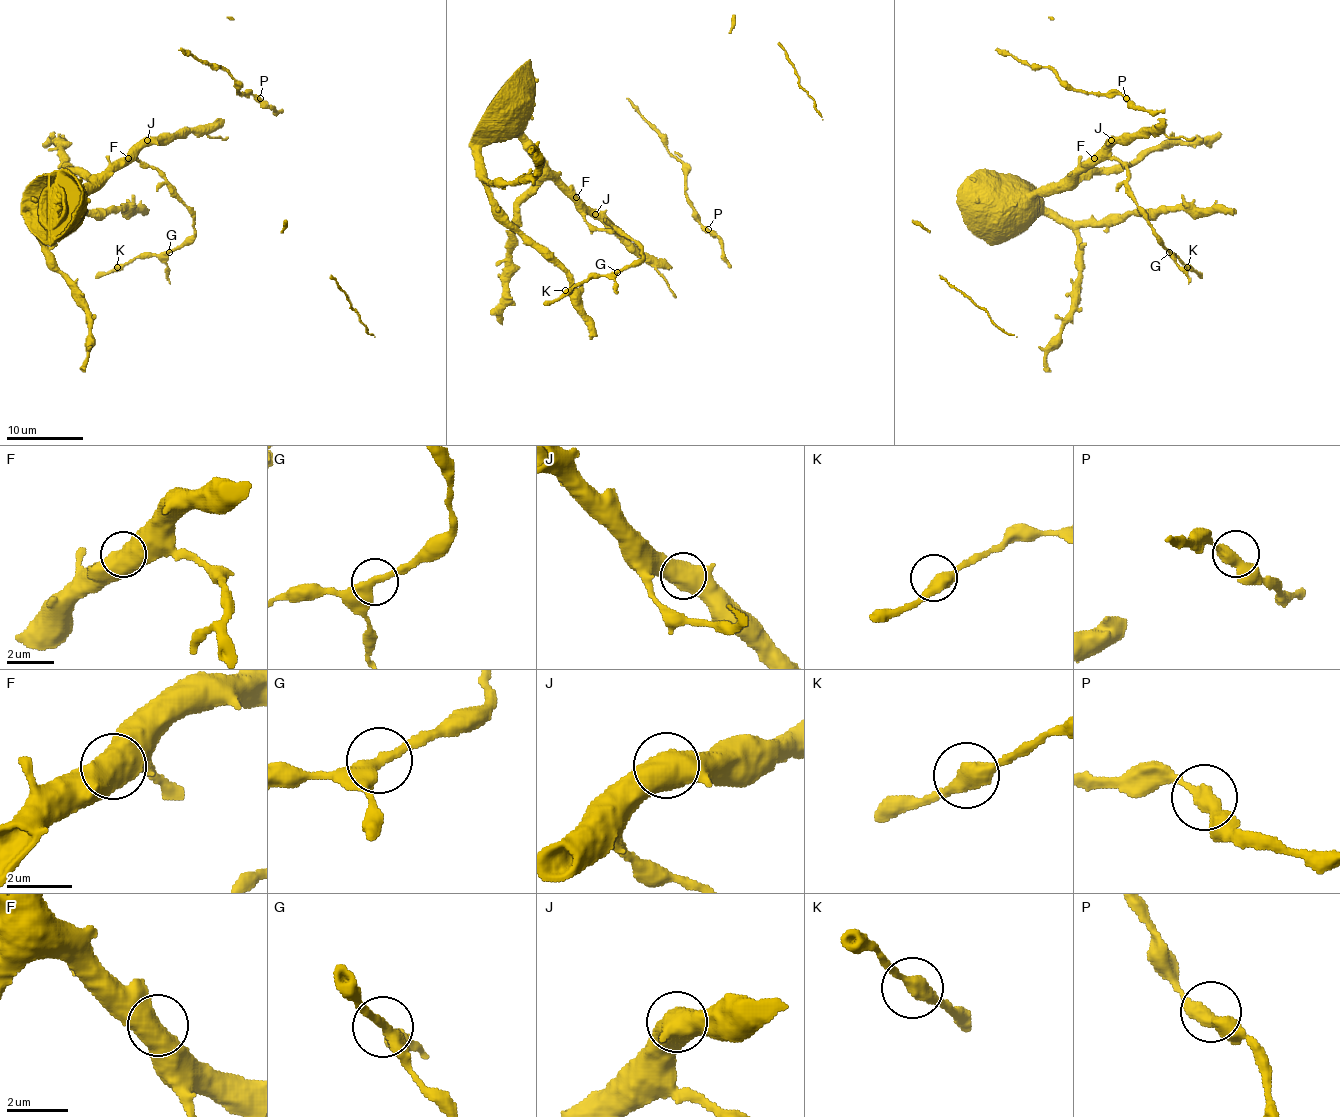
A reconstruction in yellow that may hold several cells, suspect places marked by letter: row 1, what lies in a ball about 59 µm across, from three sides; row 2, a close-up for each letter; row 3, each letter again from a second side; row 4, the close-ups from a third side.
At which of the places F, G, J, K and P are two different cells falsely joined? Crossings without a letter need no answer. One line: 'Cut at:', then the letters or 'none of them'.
Cut at: none of them

